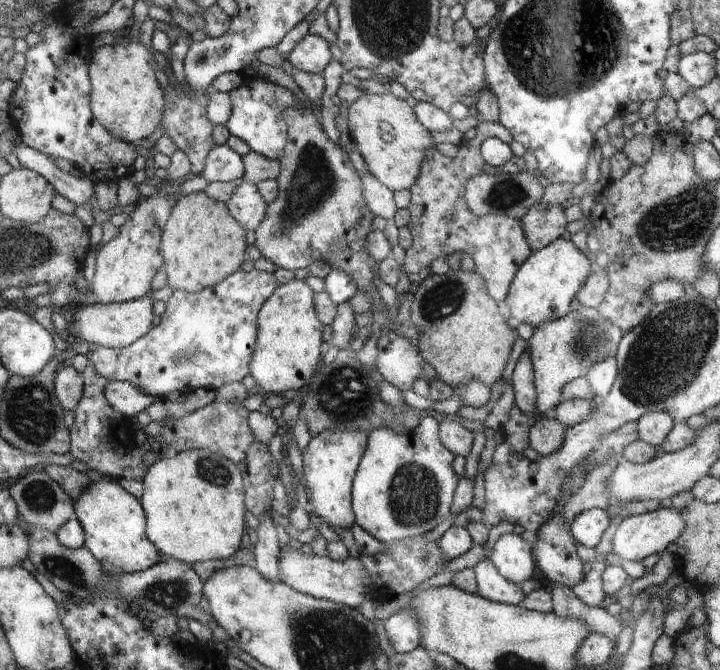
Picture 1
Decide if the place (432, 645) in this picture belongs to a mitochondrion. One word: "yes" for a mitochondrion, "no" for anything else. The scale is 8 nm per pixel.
no

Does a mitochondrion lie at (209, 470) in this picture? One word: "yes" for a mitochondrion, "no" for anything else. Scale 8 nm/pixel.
yes

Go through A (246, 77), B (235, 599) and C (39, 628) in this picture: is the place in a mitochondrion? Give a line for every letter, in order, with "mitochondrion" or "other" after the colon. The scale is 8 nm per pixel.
A: other
B: other
C: other

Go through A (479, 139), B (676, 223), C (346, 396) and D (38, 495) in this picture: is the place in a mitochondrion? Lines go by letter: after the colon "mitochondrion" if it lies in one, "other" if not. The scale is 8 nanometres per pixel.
A: other
B: mitochondrion
C: mitochondrion
D: mitochondrion

